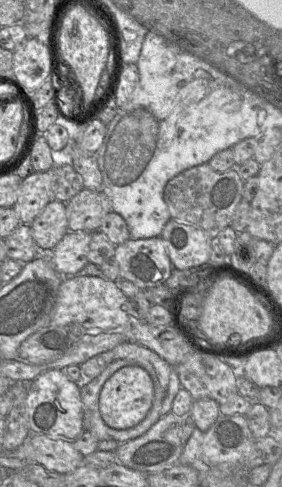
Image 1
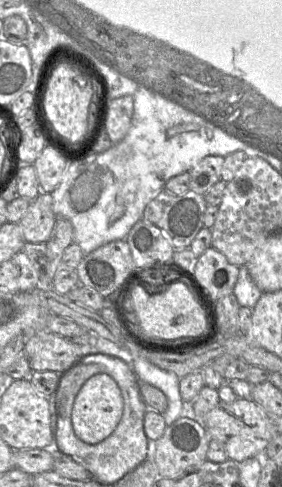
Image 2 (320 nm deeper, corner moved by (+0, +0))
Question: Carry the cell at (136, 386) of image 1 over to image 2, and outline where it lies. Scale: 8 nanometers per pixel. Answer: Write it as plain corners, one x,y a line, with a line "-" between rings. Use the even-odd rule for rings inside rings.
107,373
90,377
79,390
73,404
71,422
75,435
87,444
98,444
109,437
123,415
123,398
116,381

